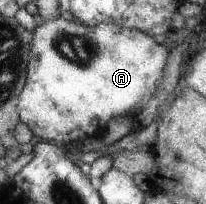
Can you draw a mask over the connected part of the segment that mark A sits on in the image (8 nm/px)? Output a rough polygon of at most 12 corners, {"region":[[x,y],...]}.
{"region":[[113,22],[33,29],[19,118],[56,145],[105,135],[171,51]]}

